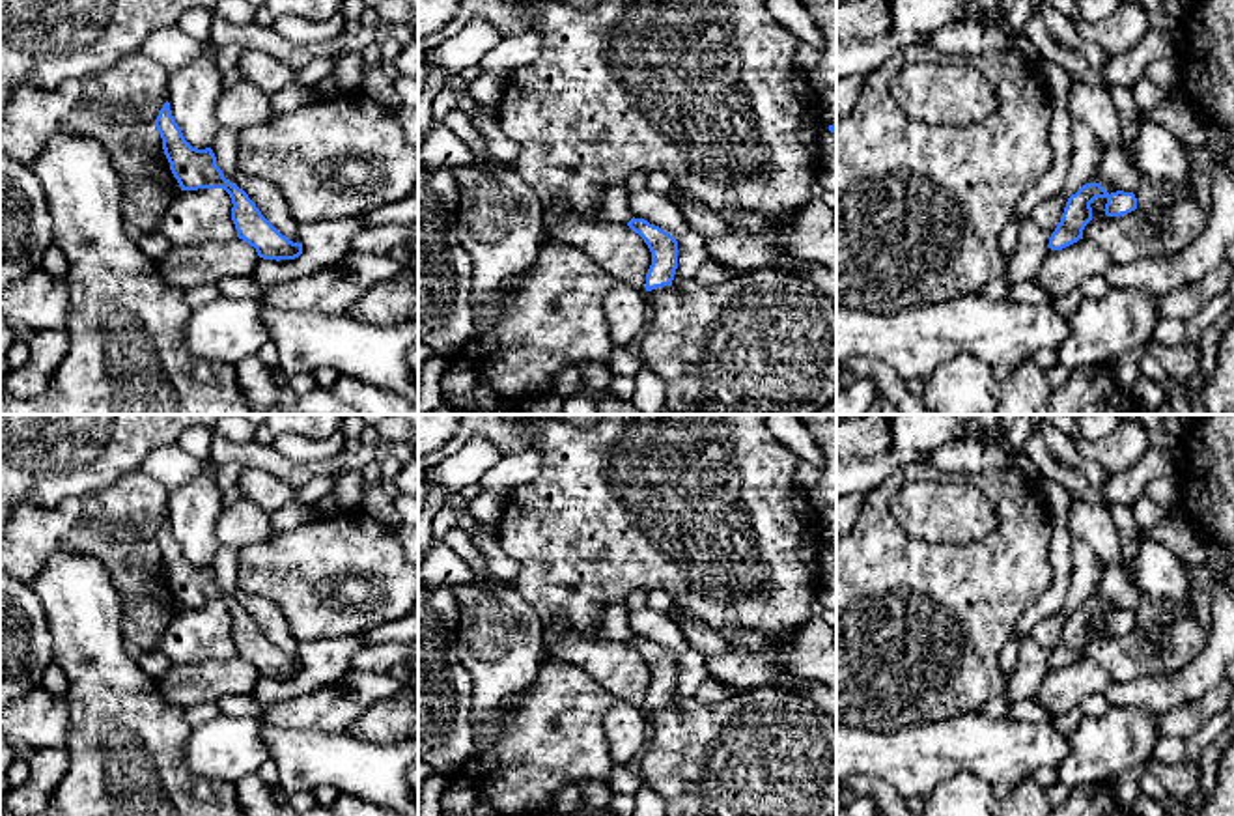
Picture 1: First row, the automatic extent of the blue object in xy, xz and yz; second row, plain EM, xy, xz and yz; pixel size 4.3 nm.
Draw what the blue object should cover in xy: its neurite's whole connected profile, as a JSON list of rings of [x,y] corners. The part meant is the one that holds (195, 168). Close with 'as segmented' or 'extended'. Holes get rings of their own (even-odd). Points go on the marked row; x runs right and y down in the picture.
[[[170,103],[159,110],[155,127],[162,138],[162,149],[170,170],[181,190],[224,189],[231,198],[231,220],[237,237],[256,248],[263,260],[295,260],[302,254],[302,243],[293,243],[282,235],[256,207],[248,194],[228,181],[217,166],[211,148],[192,148],[174,121]]]; as segmented

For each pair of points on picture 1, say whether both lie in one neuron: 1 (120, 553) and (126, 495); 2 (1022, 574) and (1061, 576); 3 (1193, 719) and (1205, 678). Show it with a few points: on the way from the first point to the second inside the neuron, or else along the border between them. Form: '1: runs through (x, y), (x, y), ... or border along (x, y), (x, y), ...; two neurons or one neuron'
1: runs through (122, 538), (126, 510); one neuron
2: border along (1051, 531), (1051, 581), (1025, 611); two neurons
3: border along (1214, 686), (1199, 699), (1158, 714); two neurons

